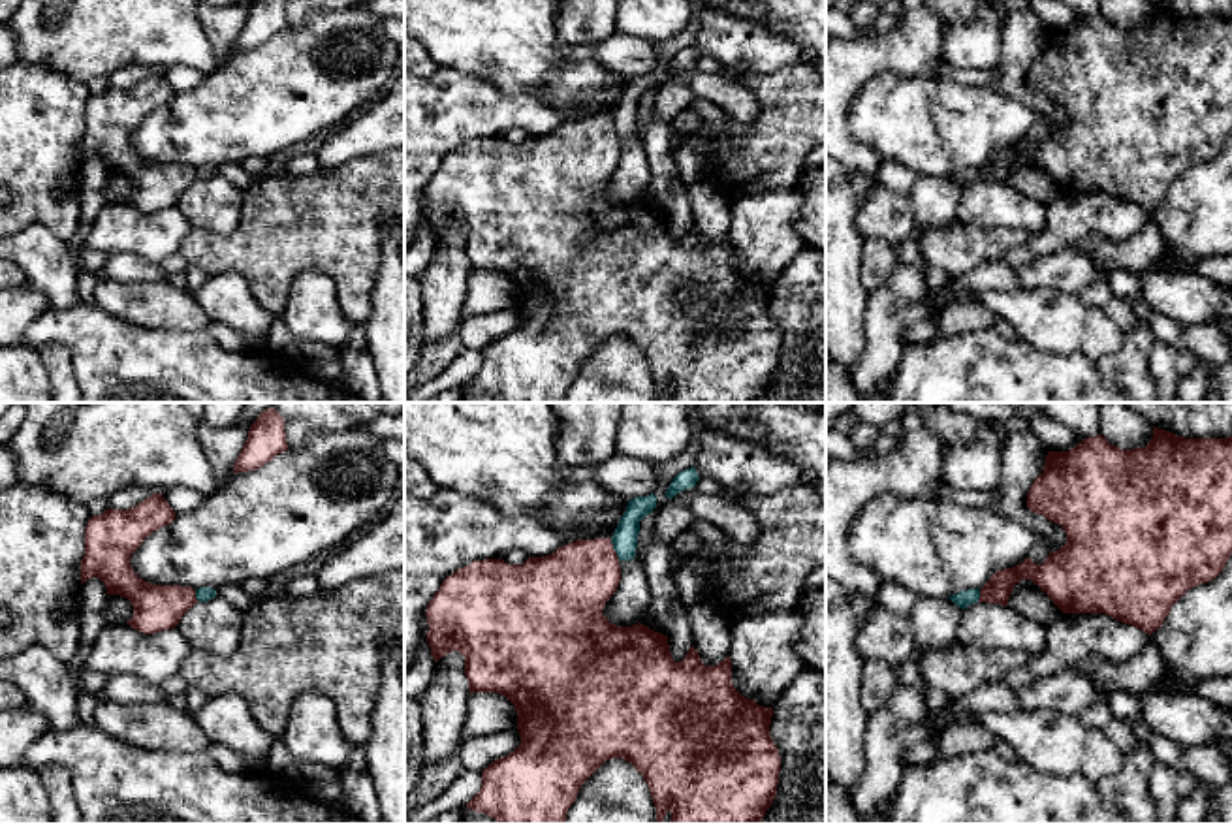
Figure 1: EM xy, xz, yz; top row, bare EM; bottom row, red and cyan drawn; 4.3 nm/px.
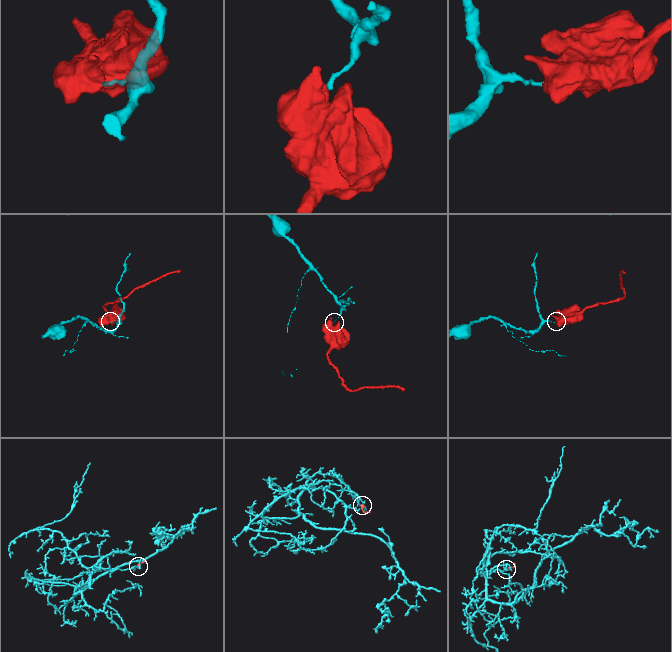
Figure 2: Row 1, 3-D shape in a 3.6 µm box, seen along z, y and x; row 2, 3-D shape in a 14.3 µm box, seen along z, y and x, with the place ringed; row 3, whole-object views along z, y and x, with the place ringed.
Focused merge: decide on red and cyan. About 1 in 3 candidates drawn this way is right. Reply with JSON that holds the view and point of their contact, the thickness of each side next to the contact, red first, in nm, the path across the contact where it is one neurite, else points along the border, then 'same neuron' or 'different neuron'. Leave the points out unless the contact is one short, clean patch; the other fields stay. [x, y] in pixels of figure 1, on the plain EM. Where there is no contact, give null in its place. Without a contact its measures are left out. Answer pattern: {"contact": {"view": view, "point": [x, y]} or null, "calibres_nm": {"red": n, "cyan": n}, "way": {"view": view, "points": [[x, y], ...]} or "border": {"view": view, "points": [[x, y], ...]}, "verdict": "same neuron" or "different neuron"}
{"contact": {"view": "xz", "point": [614, 128]}, "calibres_nm": {"red": 320, "cyan": 110}, "border": {"view": "xz", "points": [[610, 117], [619, 138]]}, "verdict": "different neuron"}

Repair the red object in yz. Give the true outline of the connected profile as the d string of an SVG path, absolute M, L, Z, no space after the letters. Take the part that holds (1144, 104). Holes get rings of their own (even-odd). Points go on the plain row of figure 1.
M1153 6L1149 23L1134 28L1119 28L1102 13L1083 17L1068 30L1048 30L1044 49L1027 71L1027 87L1061 103L1066 122L1042 143L1029 135L995 151L978 181L1006 184L1014 164L1031 158L1063 192L1106 192L1151 214L1172 184L1189 167L1215 158L1232 134L1232 15L1185 17Z

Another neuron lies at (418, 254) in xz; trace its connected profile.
M425 192L421 196L419 209L421 209L421 224L416 241L404 248L404 273L416 278L419 278L419 275L427 269L436 246L436 241L431 233L431 226L427 220L429 201Z

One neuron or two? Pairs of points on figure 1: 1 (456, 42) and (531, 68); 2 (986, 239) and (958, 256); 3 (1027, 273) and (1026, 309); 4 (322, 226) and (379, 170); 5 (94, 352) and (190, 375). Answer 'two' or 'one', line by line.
1: one
2: one
3: two
4: one
5: one

